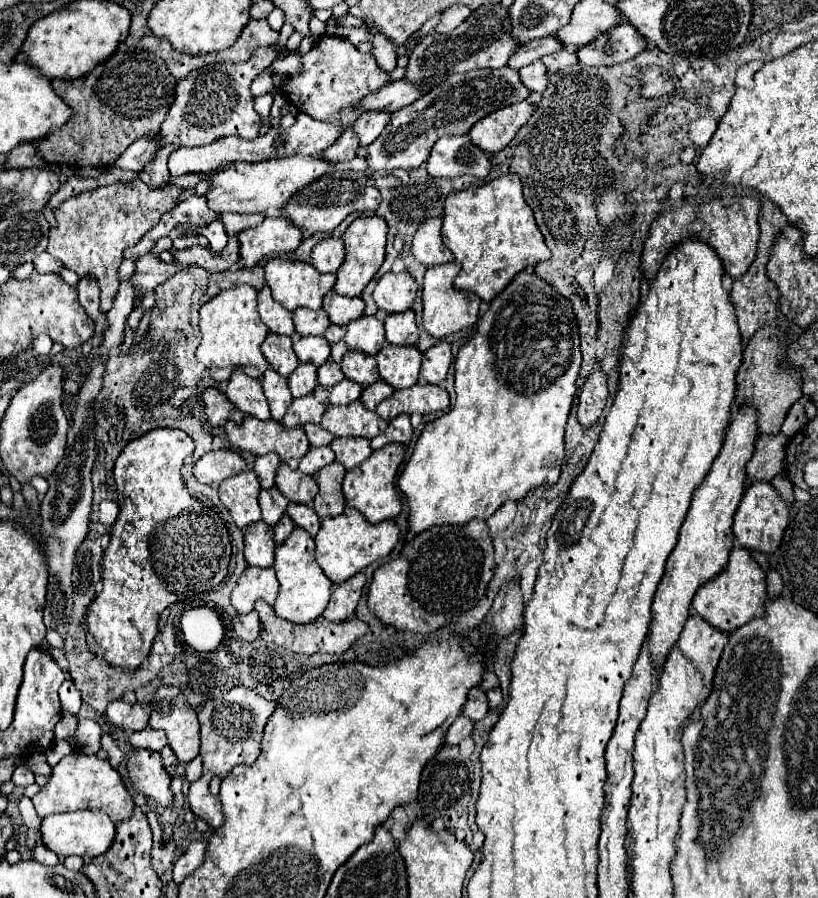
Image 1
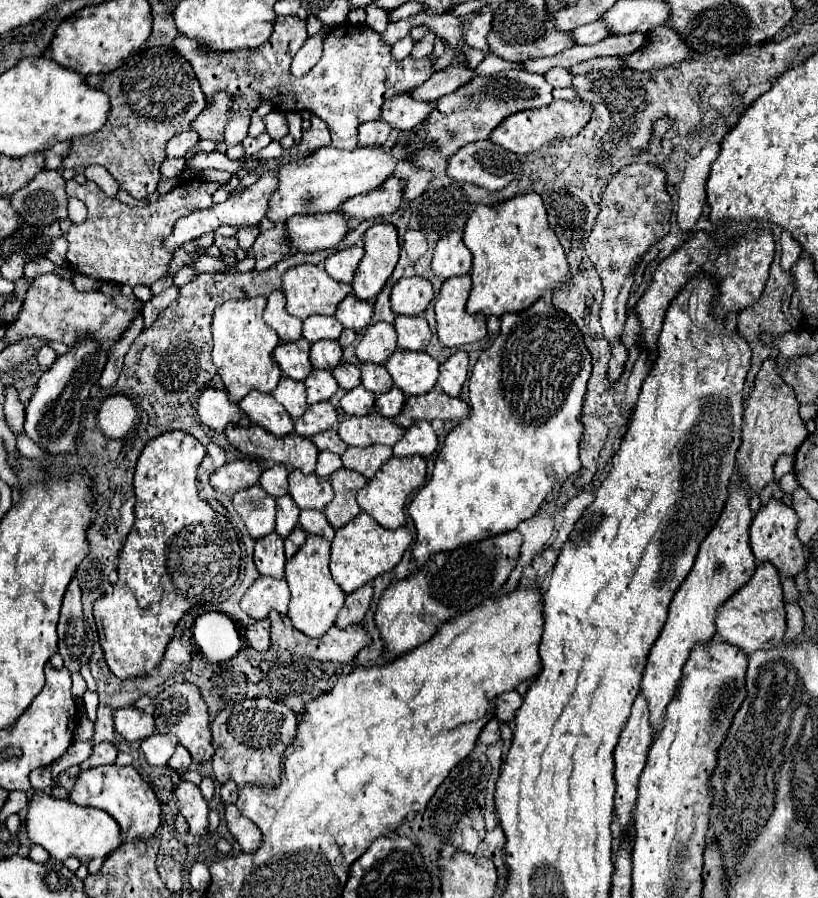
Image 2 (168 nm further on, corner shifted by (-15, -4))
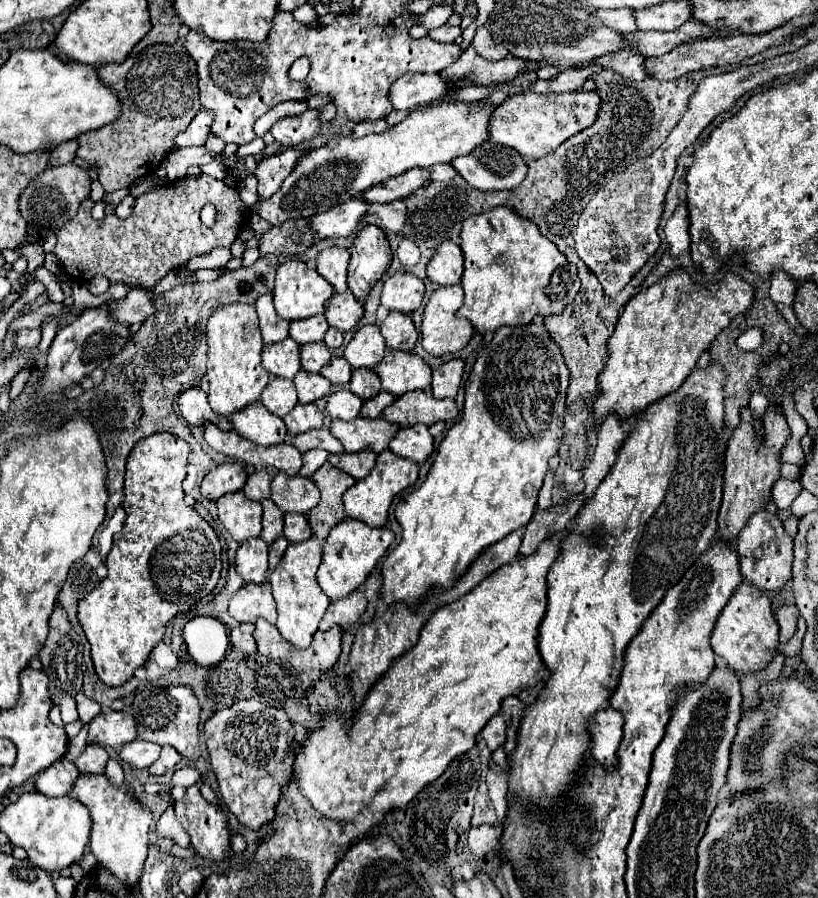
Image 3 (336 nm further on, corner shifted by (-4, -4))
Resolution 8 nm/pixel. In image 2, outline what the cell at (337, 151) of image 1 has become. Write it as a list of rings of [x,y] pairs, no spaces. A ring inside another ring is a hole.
[[[384,119],[368,121],[358,127],[358,141],[362,147],[366,145],[384,145],[388,141],[392,127]]]

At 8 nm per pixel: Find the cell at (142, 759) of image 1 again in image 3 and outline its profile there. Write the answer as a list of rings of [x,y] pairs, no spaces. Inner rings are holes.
[[[199,787],[187,789],[181,801],[175,801],[175,815],[191,837],[193,849],[207,859],[223,859],[229,855],[229,825],[225,813],[207,803]]]

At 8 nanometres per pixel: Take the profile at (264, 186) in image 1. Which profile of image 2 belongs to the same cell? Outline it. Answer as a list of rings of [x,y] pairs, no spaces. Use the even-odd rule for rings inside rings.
[[[408,143],[388,145],[368,145],[356,147],[354,151],[340,151],[336,147],[322,147],[308,157],[290,161],[278,169],[278,189],[270,199],[268,219],[276,225],[284,225],[294,215],[314,215],[336,211],[344,201],[354,195],[374,191],[380,187],[404,159],[412,157],[414,147]]]

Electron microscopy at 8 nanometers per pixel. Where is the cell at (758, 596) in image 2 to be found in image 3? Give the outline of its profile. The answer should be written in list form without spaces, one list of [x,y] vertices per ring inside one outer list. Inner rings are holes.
[[[743,581],[735,589],[733,597],[729,599],[721,615],[717,617],[715,629],[711,633],[711,647],[715,655],[723,657],[729,669],[741,675],[741,673],[753,673],[763,669],[773,659],[775,655],[773,651],[777,649],[777,645],[779,645],[779,625],[773,617],[771,601],[767,593],[753,587],[753,583]]]

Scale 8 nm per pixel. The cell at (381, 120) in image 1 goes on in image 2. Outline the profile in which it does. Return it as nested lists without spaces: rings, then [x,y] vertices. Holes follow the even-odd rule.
[[[408,93],[390,97],[382,107],[382,117],[394,129],[414,129],[436,107],[436,101],[418,101]]]

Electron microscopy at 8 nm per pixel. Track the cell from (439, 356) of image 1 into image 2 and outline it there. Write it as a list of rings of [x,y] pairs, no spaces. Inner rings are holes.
[[[464,351],[454,353],[448,357],[446,363],[440,365],[440,377],[438,383],[450,397],[458,397],[460,389],[468,377],[468,355]]]

